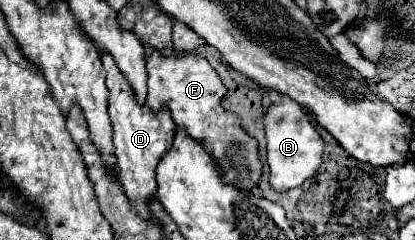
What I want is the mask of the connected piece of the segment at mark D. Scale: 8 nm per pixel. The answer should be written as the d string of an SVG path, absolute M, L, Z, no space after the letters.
M101 53L101 61L103 61L103 69L107 71L109 117L113 125L113 145L115 145L115 157L117 157L117 169L119 169L119 183L123 183L123 189L131 199L131 203L135 205L137 213L141 217L147 217L149 215L147 197L155 195L155 189L157 189L155 167L173 143L175 123L167 107L159 111L151 111L149 107L141 107L135 101L135 93L129 87L129 81L123 79L123 73L119 73L119 67L115 67L115 61L109 53Z

